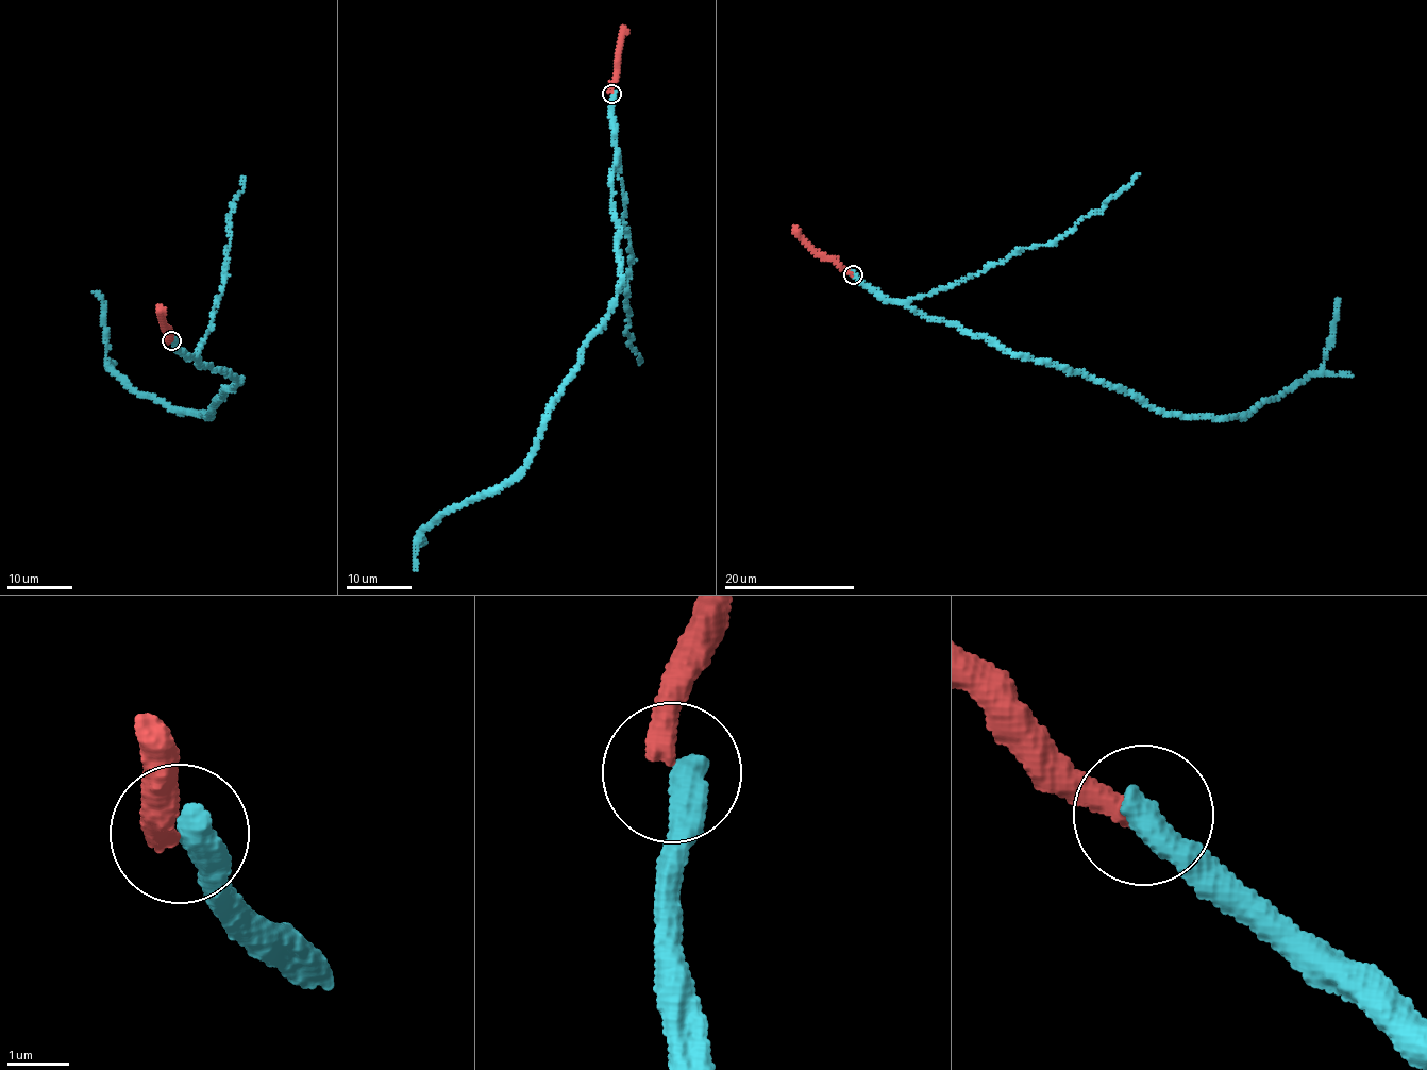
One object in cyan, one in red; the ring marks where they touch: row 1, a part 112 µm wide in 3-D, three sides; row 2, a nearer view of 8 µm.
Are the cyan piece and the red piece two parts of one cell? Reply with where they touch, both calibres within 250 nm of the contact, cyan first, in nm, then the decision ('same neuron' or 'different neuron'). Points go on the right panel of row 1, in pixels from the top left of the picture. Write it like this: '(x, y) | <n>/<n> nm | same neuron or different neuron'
(853, 274) | 500/360 nm | same neuron

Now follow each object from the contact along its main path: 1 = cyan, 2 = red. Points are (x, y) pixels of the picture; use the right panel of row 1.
1: (853, 274), (887, 299), (1012, 352), (1119, 386), (1155, 408), (1215, 417), (1249, 412), (1323, 366), (1338, 297)
2: (852, 274), (834, 258), (822, 256), (794, 226)

